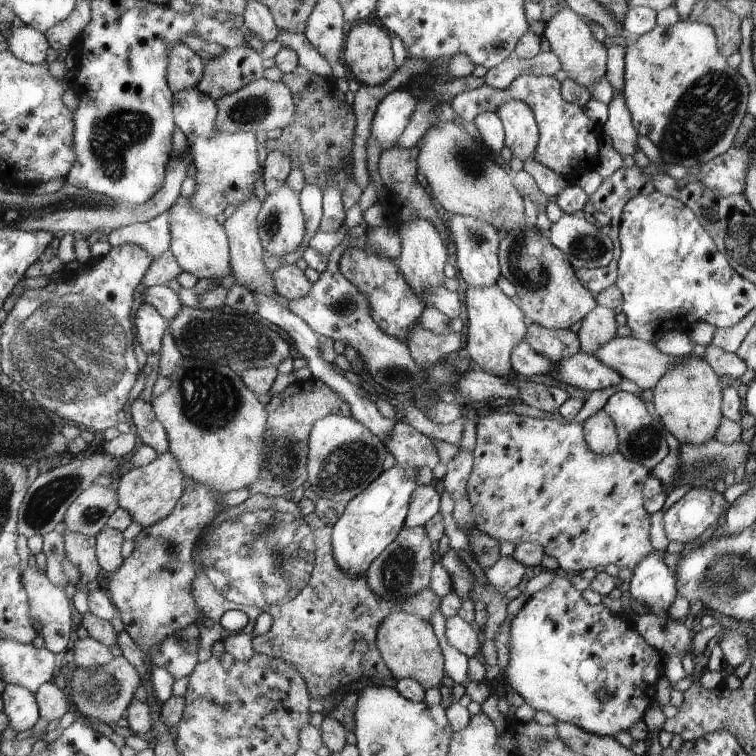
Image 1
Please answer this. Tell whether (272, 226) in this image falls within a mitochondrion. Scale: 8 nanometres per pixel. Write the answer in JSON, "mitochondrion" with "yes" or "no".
{"mitochondrion":"yes"}

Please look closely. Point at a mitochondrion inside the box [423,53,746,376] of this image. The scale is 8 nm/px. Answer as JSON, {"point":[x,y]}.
{"point":[703,115]}

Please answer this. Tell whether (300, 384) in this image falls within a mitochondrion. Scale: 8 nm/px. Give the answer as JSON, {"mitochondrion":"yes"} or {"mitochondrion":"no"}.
{"mitochondrion":"no"}

